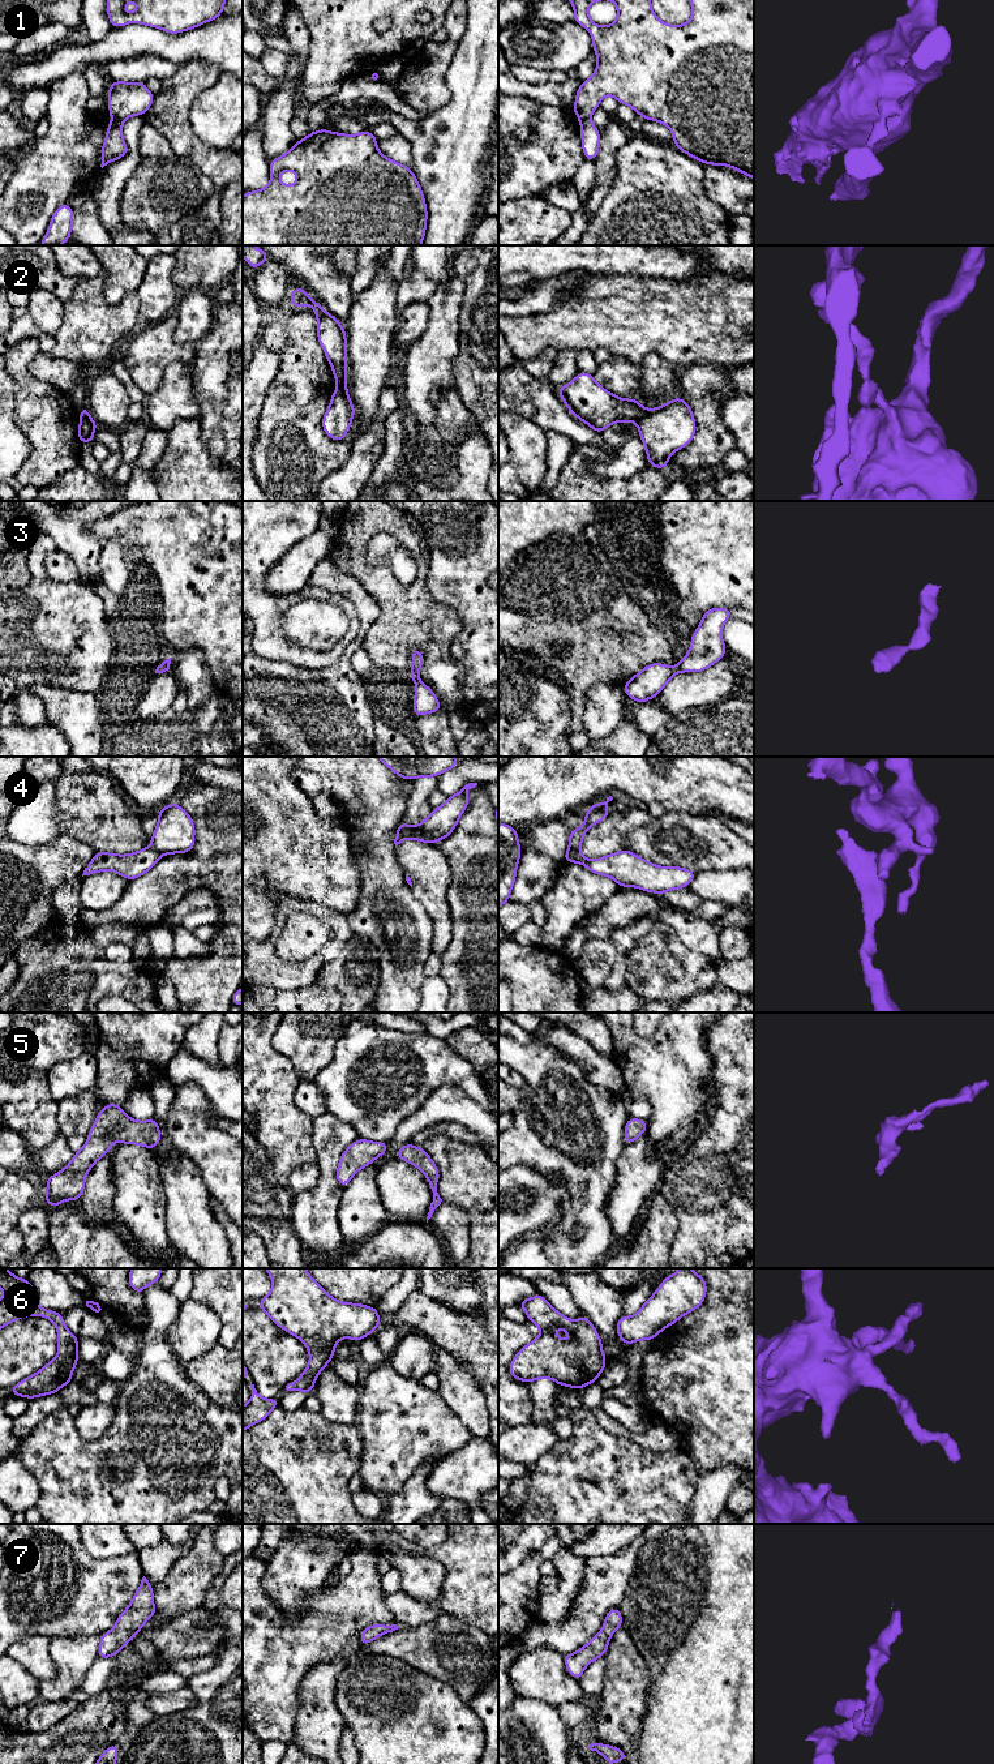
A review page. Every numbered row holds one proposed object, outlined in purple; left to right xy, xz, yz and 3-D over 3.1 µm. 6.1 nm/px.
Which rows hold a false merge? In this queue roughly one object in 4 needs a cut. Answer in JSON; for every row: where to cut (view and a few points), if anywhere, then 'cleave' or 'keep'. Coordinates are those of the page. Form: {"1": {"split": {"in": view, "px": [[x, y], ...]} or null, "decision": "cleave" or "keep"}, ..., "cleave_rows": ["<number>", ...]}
{"1": {"split": {"in": "yz", "px": [[588, 118], [579, 120]]}, "decision": "cleave"}, "2": {"split": {"in": "yz", "px": [[645, 410], [635, 420]]}, "decision": "cleave"}, "3": {"split": null, "decision": "keep"}, "4": {"split": {"in": "xz", "px": [[414, 826], [410, 838]]}, "decision": "cleave"}, "5": {"split": null, "decision": "keep"}, "6": {"split": null, "decision": "keep"}, "7": {"split": null, "decision": "keep"}, "cleave_rows": ["1", "2", "4"]}

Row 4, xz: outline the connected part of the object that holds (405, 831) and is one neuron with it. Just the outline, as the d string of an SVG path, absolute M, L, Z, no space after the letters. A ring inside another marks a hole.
M400 821L400 823L397 827L397 836L394 839L395 848L398 844L404 842L406 839L411 839L412 832L414 832L414 826L410 826L404 823L403 821Z

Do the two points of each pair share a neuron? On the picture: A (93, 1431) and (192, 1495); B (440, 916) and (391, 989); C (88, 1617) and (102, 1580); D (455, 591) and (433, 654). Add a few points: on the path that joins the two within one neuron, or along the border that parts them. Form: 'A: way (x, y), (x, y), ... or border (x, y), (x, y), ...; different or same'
A: border (115, 1408), (111, 1424), (98, 1438), (80, 1438); different
B: border (418, 900), (432, 924), (432, 951); different
C: way (88, 1608), (88, 1597), (95, 1589); same
D: border (428, 587), (432, 596), (450, 611); different

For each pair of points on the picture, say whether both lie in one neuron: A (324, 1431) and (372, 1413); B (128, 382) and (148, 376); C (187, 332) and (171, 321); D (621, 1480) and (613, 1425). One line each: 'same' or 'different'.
A: different
B: different
C: different
D: different

